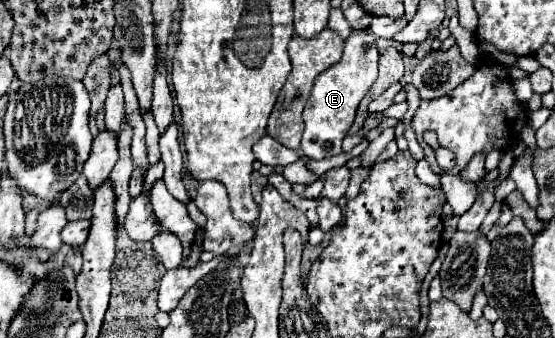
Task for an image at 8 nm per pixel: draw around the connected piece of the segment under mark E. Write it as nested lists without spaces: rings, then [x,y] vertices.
[[[365,30],[351,32],[351,36],[345,40],[343,58],[335,66],[317,76],[309,102],[305,104],[303,110],[305,122],[305,132],[301,140],[303,156],[307,156],[309,160],[321,160],[341,154],[341,142],[355,120],[357,106],[377,80],[377,58],[379,50],[375,46],[375,38]]]

